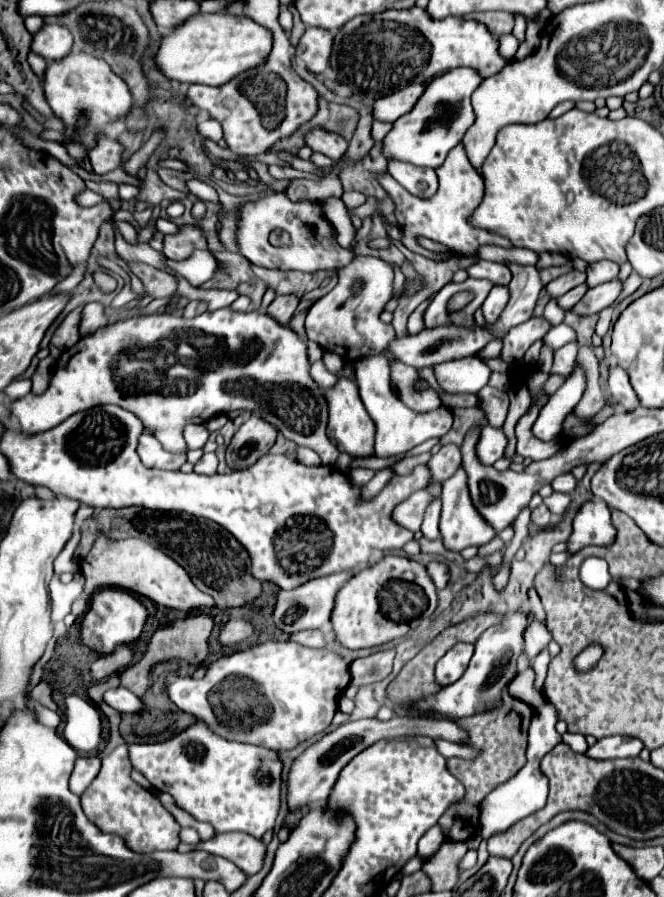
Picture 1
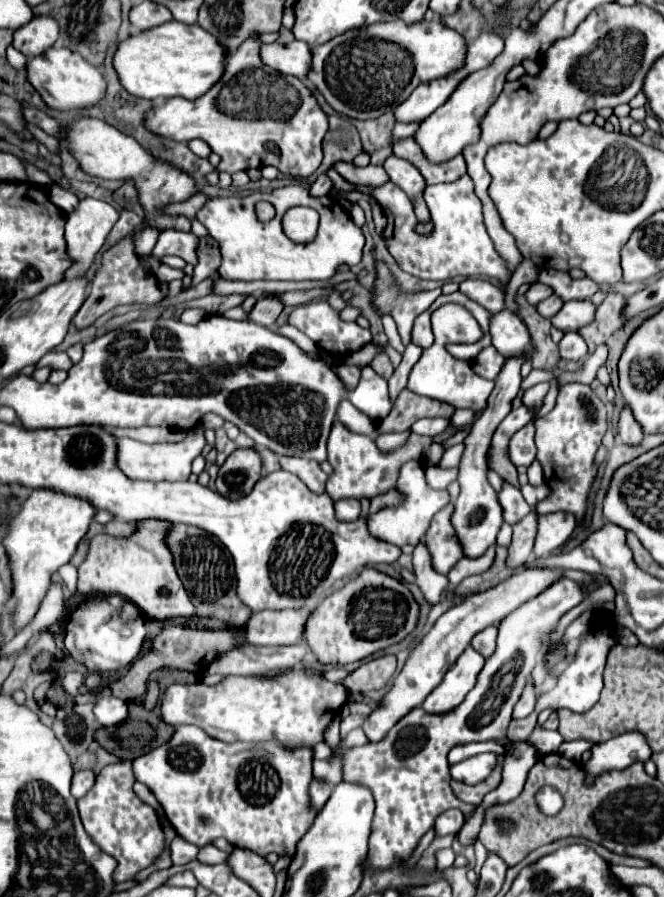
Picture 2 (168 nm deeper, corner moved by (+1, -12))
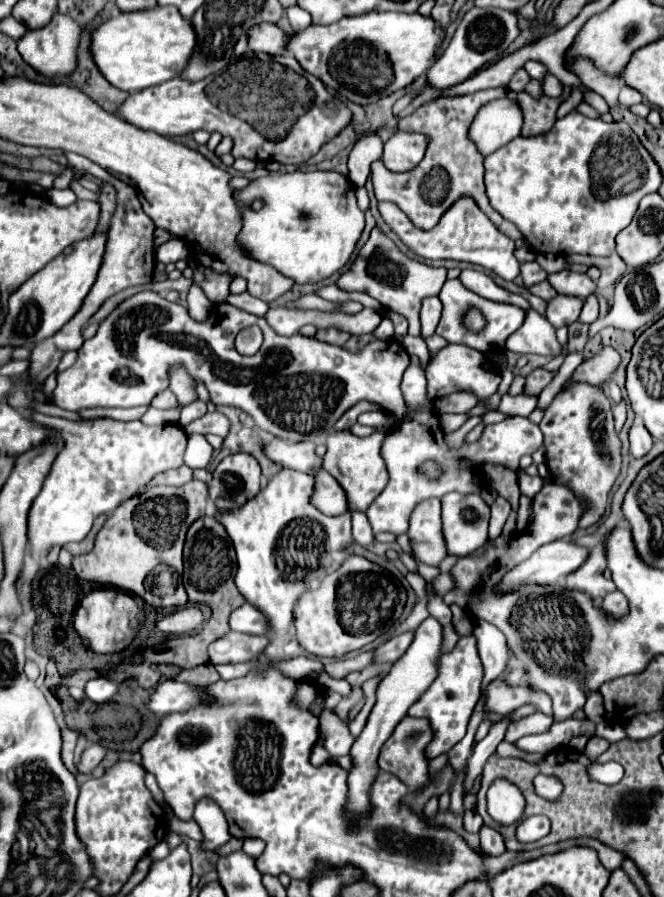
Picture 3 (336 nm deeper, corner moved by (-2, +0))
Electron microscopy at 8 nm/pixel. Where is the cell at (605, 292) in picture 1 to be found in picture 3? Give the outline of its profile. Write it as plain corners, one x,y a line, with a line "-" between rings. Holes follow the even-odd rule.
557,294
557,296
547,304
545,318
547,318
555,328
569,326
569,324
573,324
573,322
579,318
581,308
583,308
583,300
581,300
581,298

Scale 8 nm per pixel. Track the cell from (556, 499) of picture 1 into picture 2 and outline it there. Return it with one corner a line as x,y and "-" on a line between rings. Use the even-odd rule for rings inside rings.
580,382
564,384
560,386
556,406
546,416
534,420
534,426
538,460
544,468
546,484
552,488
550,498
538,502
536,512
570,512
580,520
586,512
586,496
598,470
594,466
594,456
606,432
606,406
598,400
590,386

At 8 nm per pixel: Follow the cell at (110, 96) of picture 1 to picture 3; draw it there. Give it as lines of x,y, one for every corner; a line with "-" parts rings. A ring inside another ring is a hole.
55,12
51,22
43,28
37,30
27,30
19,40
19,54
23,56
23,60
33,66
37,72
45,74
45,76
55,76
55,74
71,74
77,66
77,44
79,44
79,26
71,20
71,16
59,14

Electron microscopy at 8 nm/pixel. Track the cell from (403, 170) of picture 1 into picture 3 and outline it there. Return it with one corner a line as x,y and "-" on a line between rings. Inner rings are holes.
397,130
383,148
383,164
391,172
407,172
415,168
427,150
429,136

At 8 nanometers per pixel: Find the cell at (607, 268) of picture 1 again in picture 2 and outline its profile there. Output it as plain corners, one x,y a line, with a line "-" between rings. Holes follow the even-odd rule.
542,270
538,280
554,288
556,296
560,296
562,300
588,300
598,292
598,284
594,280
590,278
574,280
566,272
558,270

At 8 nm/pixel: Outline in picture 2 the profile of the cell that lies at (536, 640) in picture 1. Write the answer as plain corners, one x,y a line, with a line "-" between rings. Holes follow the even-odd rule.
528,682
522,696
520,696
520,700
514,706
512,718
526,718
528,714
534,712
534,706
536,706
536,688
534,688
532,682

